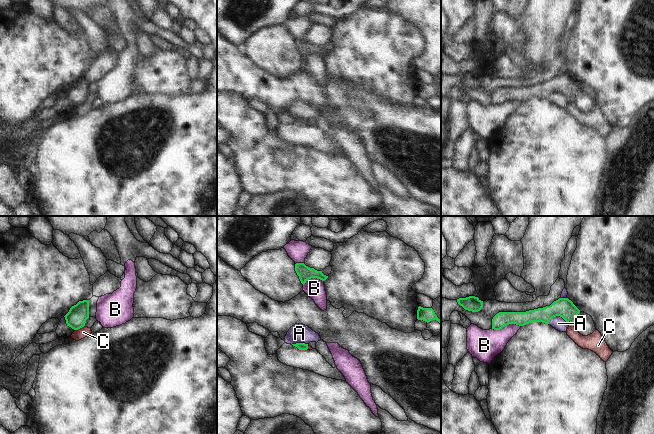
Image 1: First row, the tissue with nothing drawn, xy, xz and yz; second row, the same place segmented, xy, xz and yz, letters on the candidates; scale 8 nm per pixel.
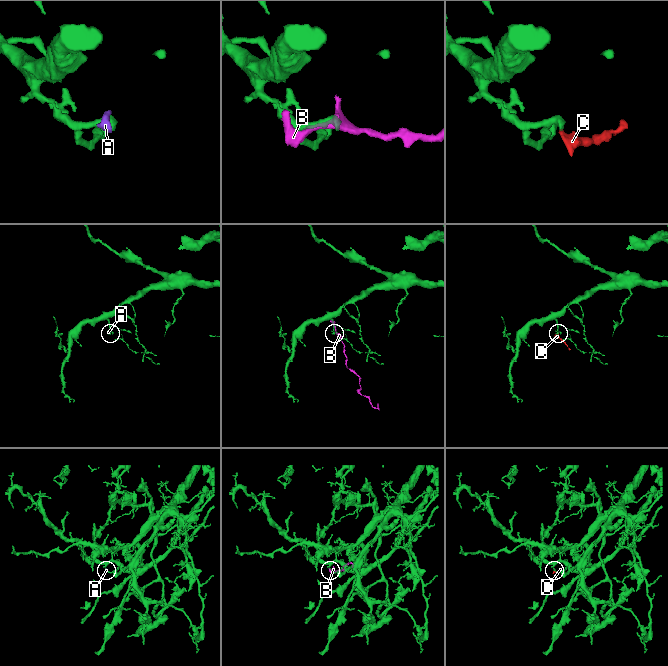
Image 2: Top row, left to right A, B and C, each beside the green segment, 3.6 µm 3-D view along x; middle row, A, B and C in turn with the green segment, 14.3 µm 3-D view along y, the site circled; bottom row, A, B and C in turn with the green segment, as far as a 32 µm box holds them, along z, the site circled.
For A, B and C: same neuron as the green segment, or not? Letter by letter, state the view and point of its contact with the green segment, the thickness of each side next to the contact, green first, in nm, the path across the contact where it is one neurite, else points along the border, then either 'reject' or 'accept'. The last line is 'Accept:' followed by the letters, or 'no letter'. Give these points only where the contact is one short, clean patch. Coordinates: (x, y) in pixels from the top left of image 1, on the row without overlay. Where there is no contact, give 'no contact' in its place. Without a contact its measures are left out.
A: yz (559, 91) | 160/100 nm | along yz (548, 97), (556, 92), (560, 92), (569, 101) | reject
B: yz (505, 101) | 120/240 nm | reject
C: xy (79, 104) | 160/90 nm | along xy (84, 101), (75, 106) | reject
Accept: no letter

